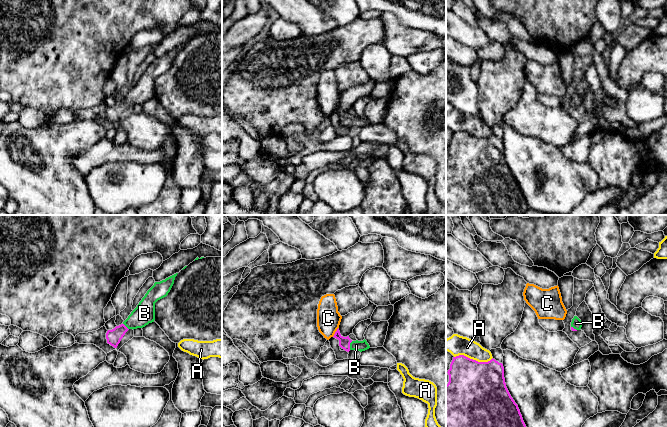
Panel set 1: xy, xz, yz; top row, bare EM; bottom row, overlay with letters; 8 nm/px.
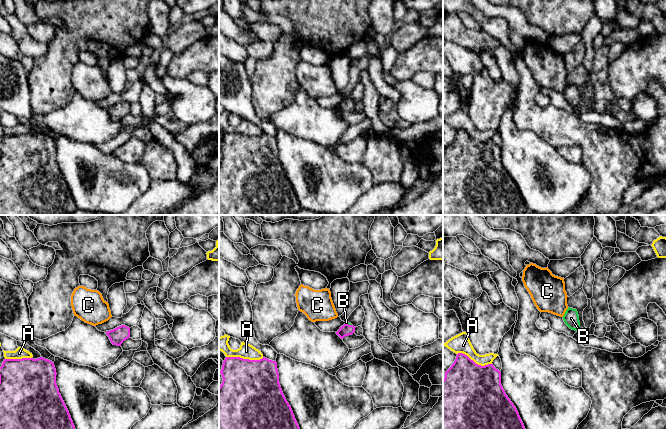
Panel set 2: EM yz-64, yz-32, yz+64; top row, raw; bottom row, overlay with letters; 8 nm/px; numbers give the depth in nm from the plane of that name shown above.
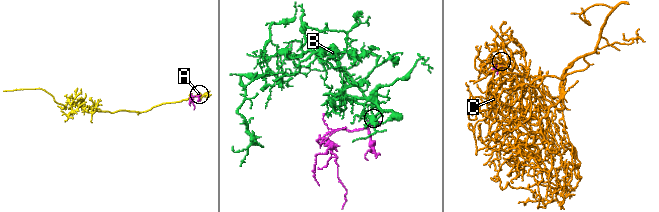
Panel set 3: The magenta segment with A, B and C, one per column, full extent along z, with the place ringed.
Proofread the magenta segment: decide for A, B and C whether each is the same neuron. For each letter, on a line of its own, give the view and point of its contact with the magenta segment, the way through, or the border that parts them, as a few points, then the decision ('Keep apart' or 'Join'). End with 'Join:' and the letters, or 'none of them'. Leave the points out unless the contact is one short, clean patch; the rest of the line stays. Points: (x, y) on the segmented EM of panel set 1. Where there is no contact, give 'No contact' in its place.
A: Touches magenta at yz (472, 359). Keep apart
B: Touches magenta at xz (349, 345). Path across: xz (344, 342), (349, 345), (356, 345). Join
C: Touches magenta at xz (335, 332). Keep apart
Join: B

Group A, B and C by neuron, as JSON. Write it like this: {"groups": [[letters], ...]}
{"groups": [["A"], ["B"], ["C"]]}

